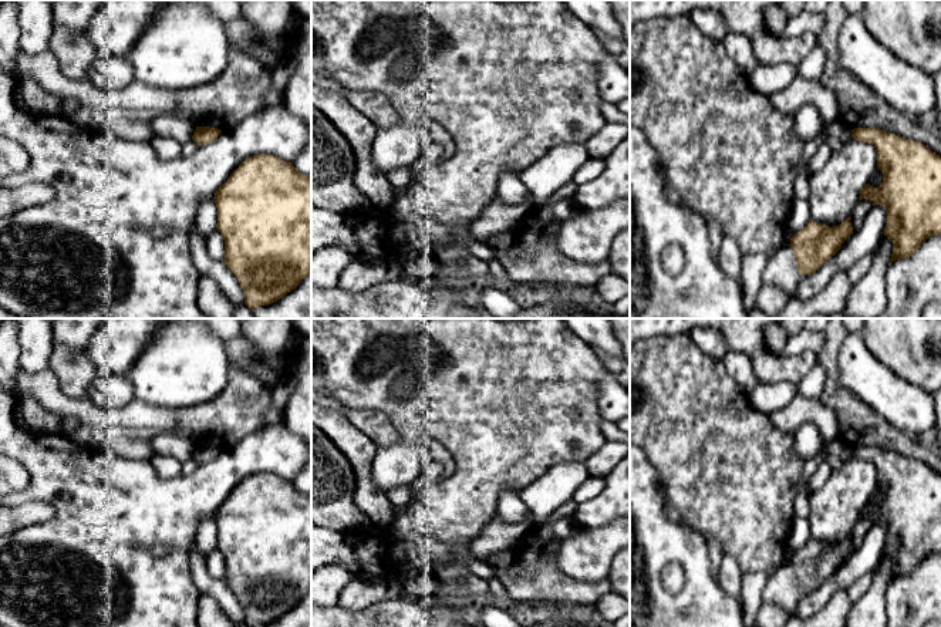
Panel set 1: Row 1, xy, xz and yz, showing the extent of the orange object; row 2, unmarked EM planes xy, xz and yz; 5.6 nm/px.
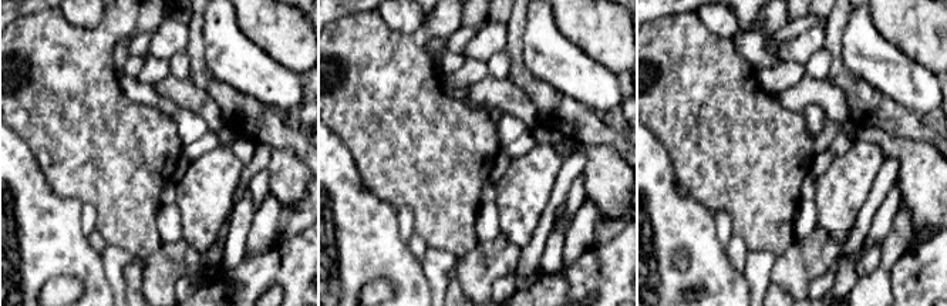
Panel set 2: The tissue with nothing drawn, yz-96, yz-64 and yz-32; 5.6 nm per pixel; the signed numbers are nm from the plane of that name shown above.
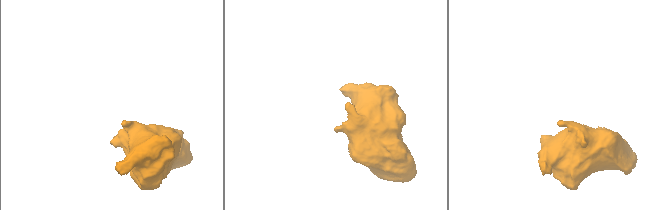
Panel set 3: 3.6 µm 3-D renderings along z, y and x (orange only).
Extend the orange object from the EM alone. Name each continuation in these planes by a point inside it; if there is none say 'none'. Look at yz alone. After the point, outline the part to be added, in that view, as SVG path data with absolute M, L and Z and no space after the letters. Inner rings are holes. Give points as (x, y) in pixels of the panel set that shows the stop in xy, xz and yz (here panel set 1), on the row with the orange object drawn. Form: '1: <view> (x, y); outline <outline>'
1: yz (781, 270); outline M790 245L783 246L769 257L763 276L765 282L780 287L789 300L796 299L802 273L797 270L796 257Z

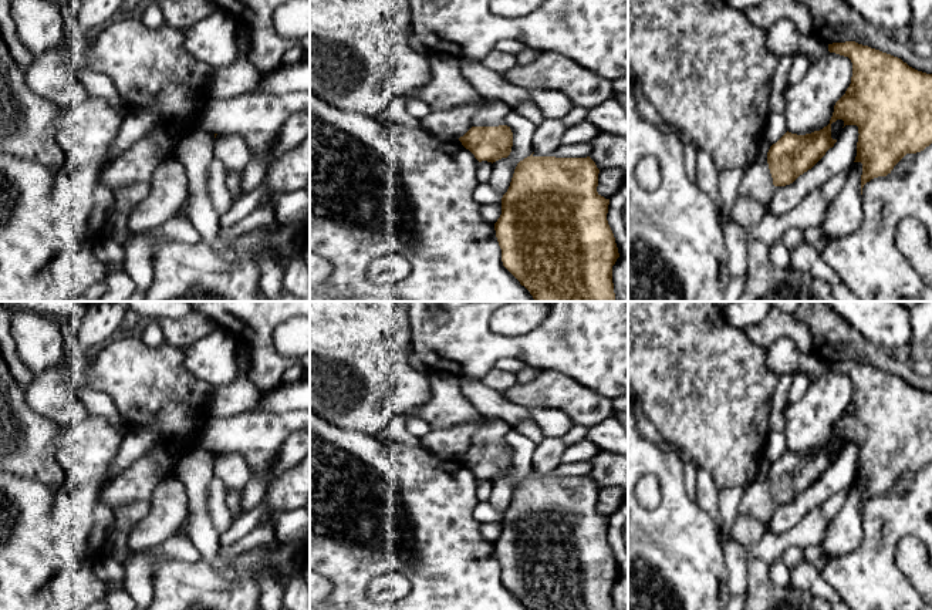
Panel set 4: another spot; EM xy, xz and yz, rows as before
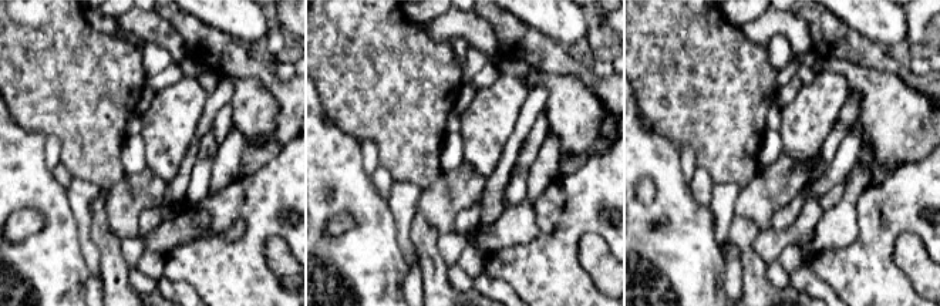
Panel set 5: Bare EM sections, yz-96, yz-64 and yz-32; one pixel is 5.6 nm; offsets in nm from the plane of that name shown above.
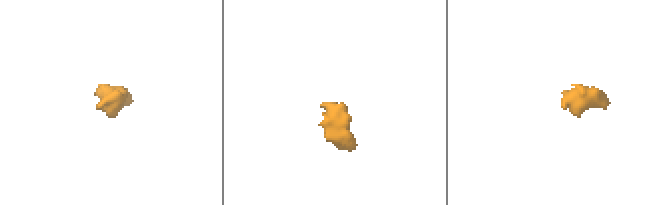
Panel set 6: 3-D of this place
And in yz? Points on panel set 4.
1: yz (757, 184); outline M756 162L746 169L744 178L740 183L740 195L756 199L764 210L769 208L774 195L776 186L769 169L769 164Z

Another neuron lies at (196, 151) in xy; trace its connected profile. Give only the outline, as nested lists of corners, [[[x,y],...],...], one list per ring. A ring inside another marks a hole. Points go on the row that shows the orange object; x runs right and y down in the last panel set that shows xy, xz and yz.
[[[196,128],[183,137],[178,145],[179,159],[188,172],[188,220],[200,235],[200,242],[207,245],[224,263],[236,262],[232,242],[219,233],[220,215],[216,212],[209,193],[207,178],[210,164],[215,161],[215,134]]]

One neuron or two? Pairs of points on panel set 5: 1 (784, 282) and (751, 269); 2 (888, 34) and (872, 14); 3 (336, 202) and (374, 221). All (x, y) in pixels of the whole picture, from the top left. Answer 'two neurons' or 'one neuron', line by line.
1: two neurons
2: one neuron
3: one neuron

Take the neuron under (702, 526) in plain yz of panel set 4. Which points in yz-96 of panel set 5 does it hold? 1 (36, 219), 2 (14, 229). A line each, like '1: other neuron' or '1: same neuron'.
1: other neuron
2: other neuron

